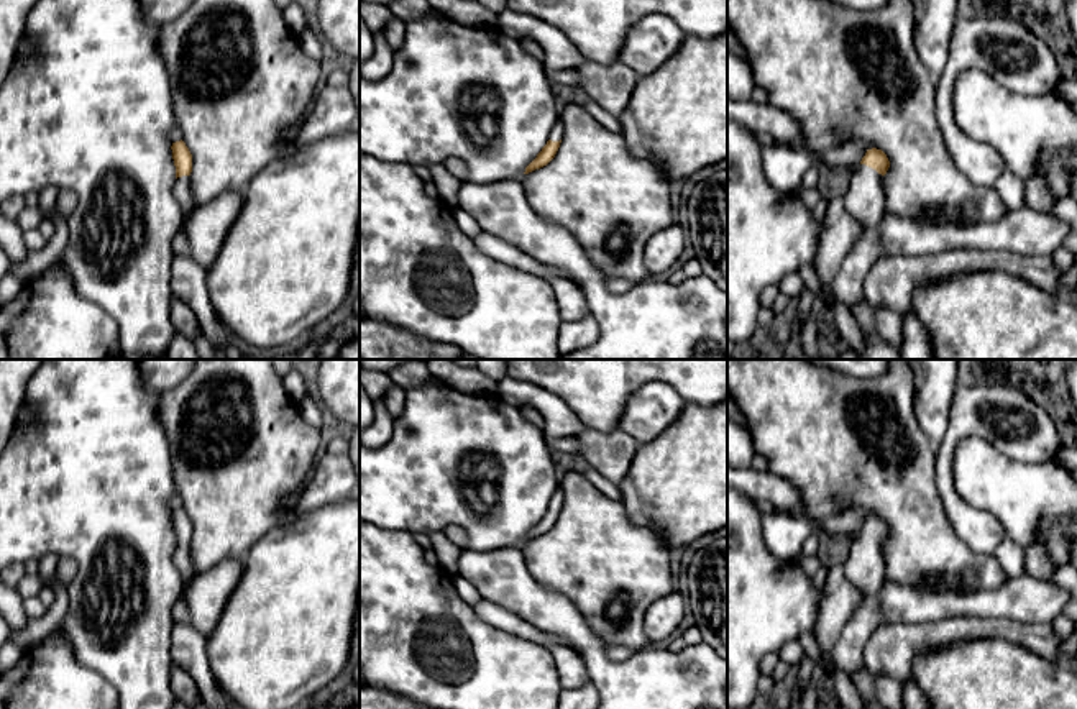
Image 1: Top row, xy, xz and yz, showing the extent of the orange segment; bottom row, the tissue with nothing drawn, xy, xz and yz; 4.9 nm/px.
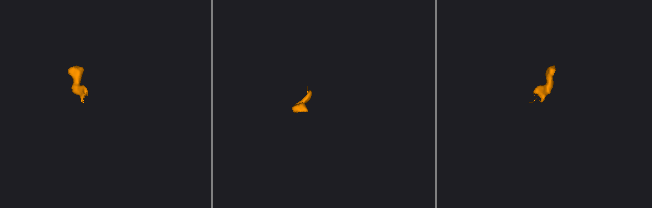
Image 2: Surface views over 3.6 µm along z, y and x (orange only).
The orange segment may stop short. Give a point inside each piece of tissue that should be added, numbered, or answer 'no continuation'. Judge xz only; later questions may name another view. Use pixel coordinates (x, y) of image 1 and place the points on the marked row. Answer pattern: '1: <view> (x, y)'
1: xz (557, 132)

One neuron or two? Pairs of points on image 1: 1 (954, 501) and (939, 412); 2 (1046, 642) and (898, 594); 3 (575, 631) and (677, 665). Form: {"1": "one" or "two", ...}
{"1": "two", "2": "two", "3": "one"}

